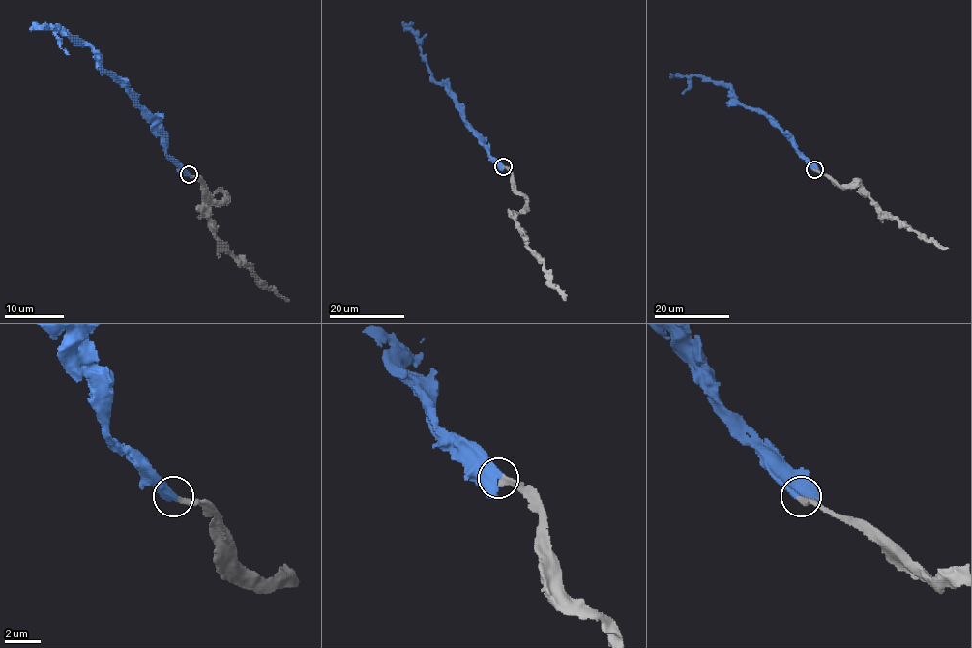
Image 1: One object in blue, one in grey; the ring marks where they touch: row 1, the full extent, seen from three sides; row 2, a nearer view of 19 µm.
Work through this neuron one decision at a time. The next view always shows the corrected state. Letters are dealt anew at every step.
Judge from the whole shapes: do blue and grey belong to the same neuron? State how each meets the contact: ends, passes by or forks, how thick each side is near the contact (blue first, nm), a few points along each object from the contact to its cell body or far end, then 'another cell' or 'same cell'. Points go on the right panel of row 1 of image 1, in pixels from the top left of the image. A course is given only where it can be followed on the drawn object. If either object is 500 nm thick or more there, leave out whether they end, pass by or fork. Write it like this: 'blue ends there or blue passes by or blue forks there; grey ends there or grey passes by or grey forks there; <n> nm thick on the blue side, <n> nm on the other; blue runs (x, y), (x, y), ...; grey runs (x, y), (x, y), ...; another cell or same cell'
blue passes by; grey ends there; 420 nm thick on the blue side, 320 nm on the other; blue runs (814, 169), (768, 118), (744, 105), (730, 87), (709, 81), (702, 75), (669, 77); grey runs (814, 170), (829, 175), (842, 186), (858, 180), (863, 191), (885, 213), (895, 216), (912, 230), (948, 248); same cell

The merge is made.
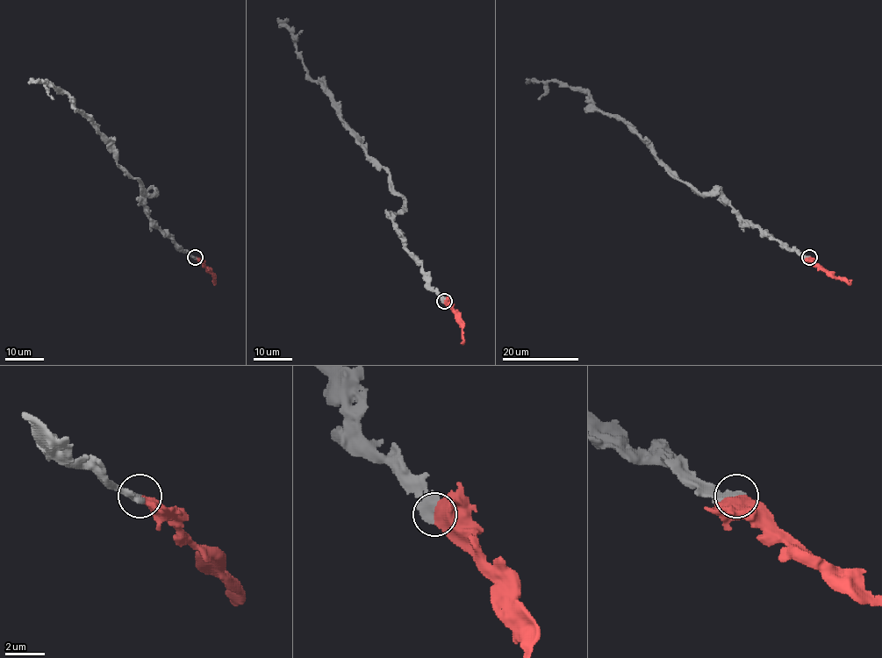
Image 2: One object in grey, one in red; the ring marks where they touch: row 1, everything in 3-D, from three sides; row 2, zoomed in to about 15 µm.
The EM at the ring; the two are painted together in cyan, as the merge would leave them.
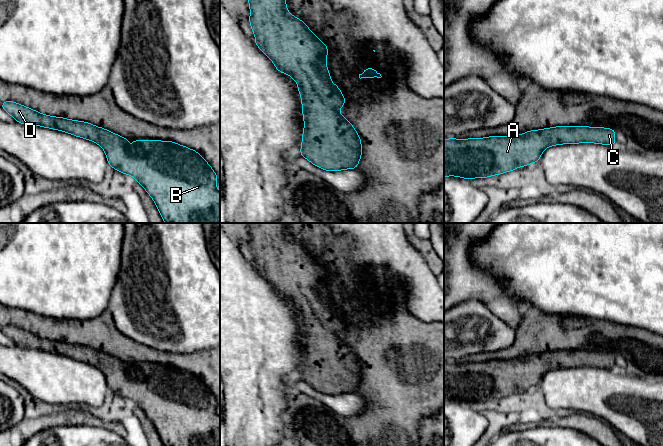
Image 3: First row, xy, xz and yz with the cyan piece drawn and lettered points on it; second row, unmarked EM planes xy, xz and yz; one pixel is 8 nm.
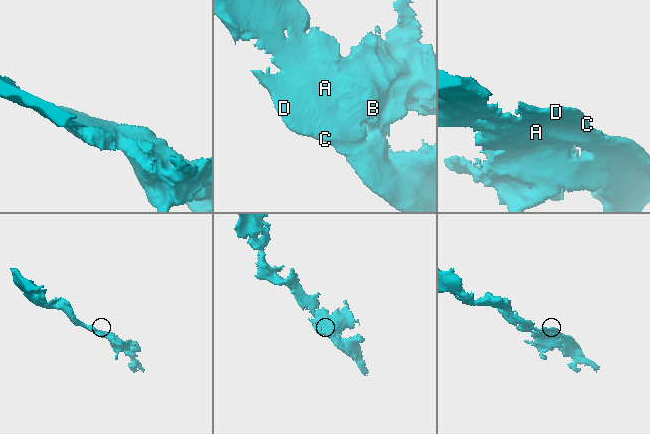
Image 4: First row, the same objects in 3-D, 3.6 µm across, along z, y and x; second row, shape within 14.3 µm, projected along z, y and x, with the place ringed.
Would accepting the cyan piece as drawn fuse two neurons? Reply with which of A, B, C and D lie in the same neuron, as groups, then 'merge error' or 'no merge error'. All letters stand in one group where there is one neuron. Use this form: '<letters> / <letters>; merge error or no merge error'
A B C D; no merge error

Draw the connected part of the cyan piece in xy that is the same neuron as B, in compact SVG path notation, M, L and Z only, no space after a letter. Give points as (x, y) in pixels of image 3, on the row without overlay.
M12 325L1 327L1 331L18 347L60 354L96 366L104 373L108 389L123 398L131 399L144 411L155 426L164 446L220 446L220 416L216 413L218 401L198 376L171 365L134 364L130 377L128 375L128 363L88 346L44 339Z

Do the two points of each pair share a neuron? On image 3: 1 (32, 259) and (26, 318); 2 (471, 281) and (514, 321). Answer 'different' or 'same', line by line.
1: different
2: same

